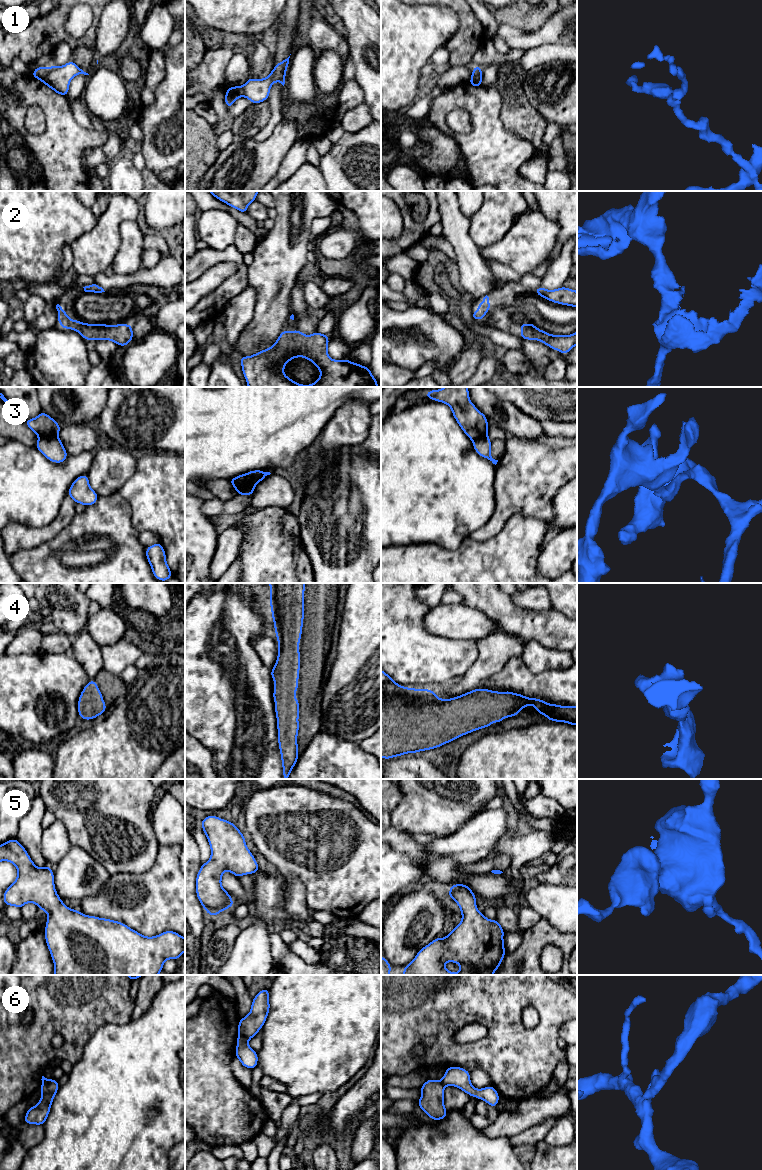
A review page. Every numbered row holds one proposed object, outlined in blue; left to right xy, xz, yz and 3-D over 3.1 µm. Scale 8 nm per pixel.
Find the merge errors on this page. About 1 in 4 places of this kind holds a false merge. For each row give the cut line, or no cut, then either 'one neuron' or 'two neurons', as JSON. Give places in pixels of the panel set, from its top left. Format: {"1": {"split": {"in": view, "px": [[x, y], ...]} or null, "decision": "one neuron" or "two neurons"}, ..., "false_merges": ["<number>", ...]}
{"1": {"split": {"in": "xy", "px": [[50, 67], [44, 82]]}, "decision": "two neurons"}, "2": {"split": null, "decision": "one neuron"}, "3": {"split": {"in": "xz", "px": [[254, 486], [237, 486], [235, 488]]}, "decision": "two neurons"}, "4": {"split": null, "decision": "one neuron"}, "5": {"split": null, "decision": "one neuron"}, "6": {"split": {"in": "xz", "px": [[238, 1035], [245, 1036], [248, 1039]]}, "decision": "two neurons"}, "false_merges": ["1", "3", "6"]}

